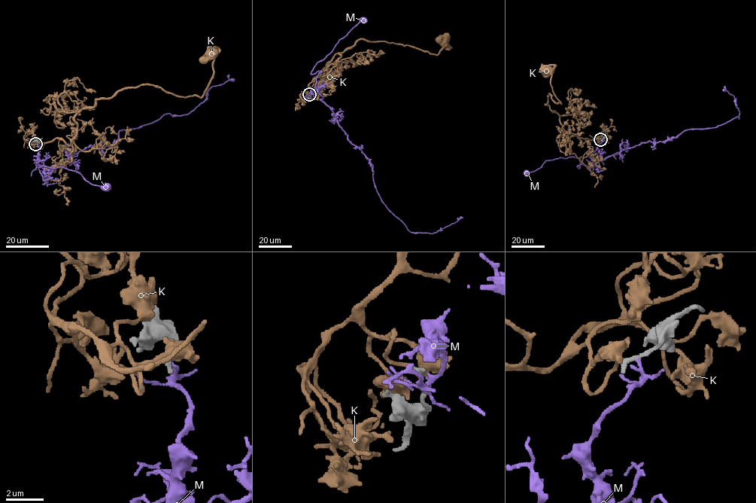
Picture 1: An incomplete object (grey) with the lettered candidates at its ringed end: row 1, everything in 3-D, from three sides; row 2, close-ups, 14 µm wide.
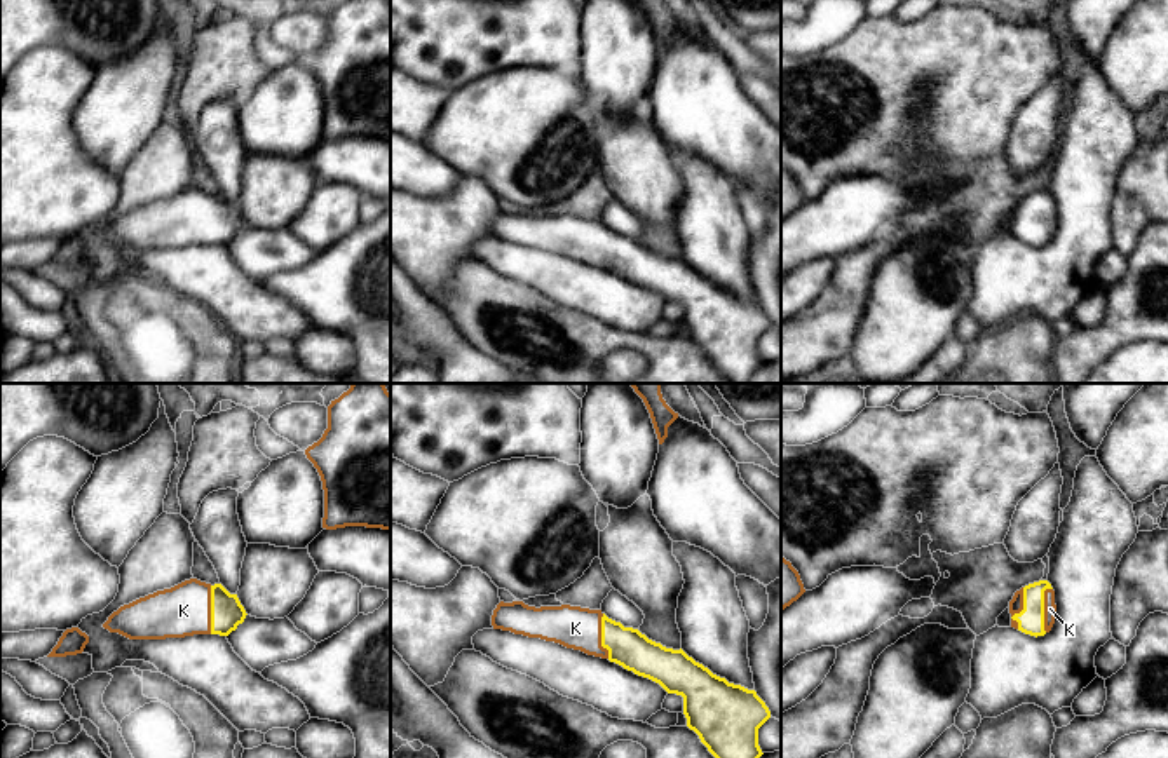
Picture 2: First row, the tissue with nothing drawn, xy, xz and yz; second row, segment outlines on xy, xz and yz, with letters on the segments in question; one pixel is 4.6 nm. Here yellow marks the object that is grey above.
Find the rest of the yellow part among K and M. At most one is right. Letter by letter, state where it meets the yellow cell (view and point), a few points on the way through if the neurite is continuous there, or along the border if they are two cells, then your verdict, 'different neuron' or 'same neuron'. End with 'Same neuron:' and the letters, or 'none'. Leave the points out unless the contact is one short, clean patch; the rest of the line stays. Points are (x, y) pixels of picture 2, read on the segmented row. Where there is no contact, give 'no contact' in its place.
K: yz (1043, 609) | across yz (1031, 621), (1043, 609), (1050, 609) | same neuron
M: no contact | different neuron
Same neuron: K

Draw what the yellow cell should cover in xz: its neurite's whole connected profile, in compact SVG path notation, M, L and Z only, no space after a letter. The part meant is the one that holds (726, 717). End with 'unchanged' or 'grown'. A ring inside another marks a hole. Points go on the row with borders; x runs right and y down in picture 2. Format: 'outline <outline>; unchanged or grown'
outline M500 601L492 626L608 659L659 683L668 694L682 695L687 727L715 758L764 755L758 728L771 718L771 711L755 690L729 683L682 648L666 648L601 610L570 605L535 608L523 601Z; grown

